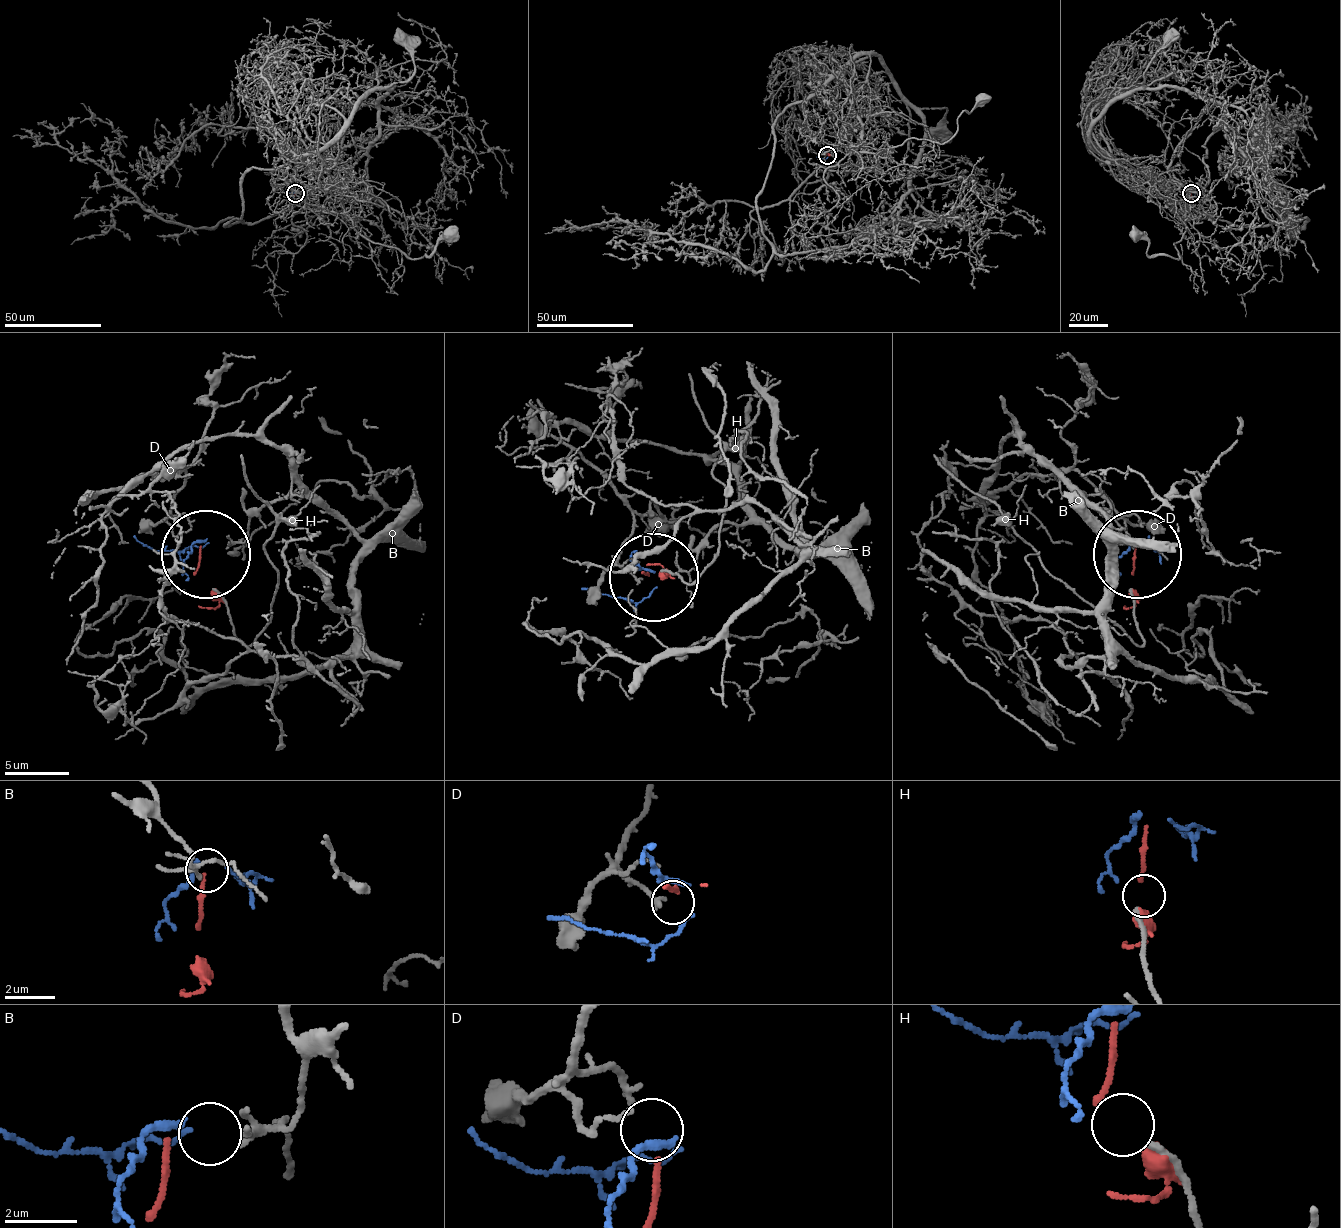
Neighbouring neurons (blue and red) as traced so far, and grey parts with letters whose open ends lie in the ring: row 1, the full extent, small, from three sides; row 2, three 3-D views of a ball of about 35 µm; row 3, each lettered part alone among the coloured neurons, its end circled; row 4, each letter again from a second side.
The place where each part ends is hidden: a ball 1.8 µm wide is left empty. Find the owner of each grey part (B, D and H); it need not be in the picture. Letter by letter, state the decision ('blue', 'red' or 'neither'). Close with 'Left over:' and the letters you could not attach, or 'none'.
B: blue
D: red
H: neither
Left over: H

